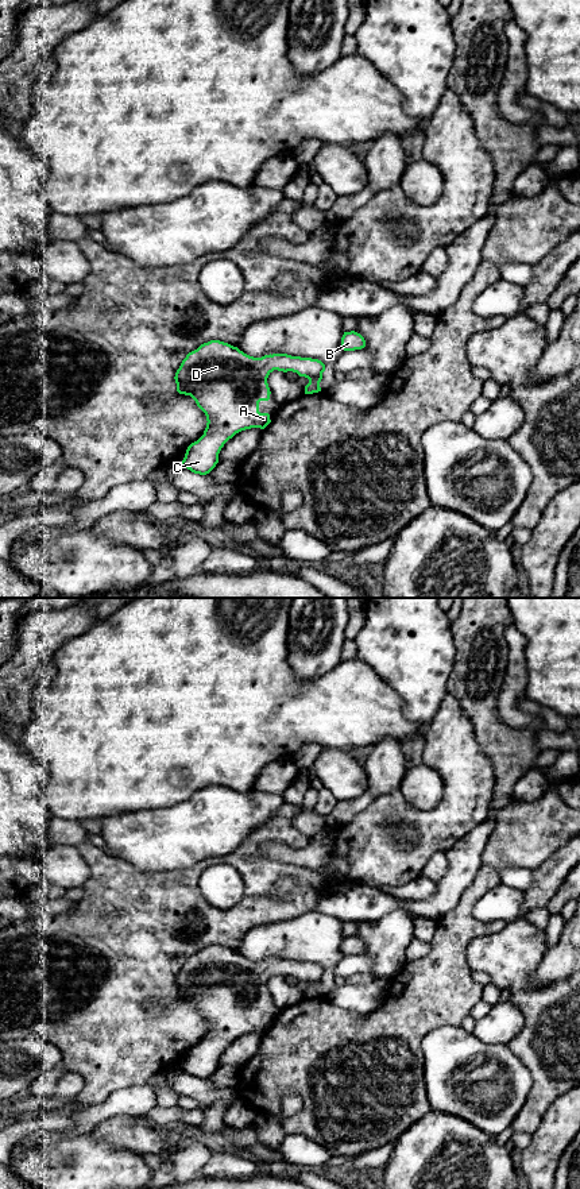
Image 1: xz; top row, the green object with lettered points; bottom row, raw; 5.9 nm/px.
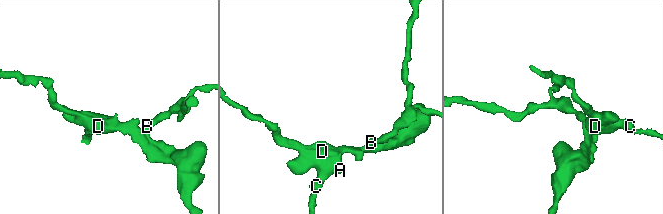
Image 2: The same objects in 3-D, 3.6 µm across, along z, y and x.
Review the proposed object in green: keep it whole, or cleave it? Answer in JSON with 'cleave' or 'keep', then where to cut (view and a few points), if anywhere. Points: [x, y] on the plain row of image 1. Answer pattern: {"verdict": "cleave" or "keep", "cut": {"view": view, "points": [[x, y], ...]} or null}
{"verdict": "keep", "cut": null}

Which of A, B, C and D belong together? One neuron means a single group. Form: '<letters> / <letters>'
A B C D

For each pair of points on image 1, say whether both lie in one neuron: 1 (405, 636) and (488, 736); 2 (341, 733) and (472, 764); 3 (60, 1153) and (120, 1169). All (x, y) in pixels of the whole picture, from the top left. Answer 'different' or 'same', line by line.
1: different
2: different
3: same

